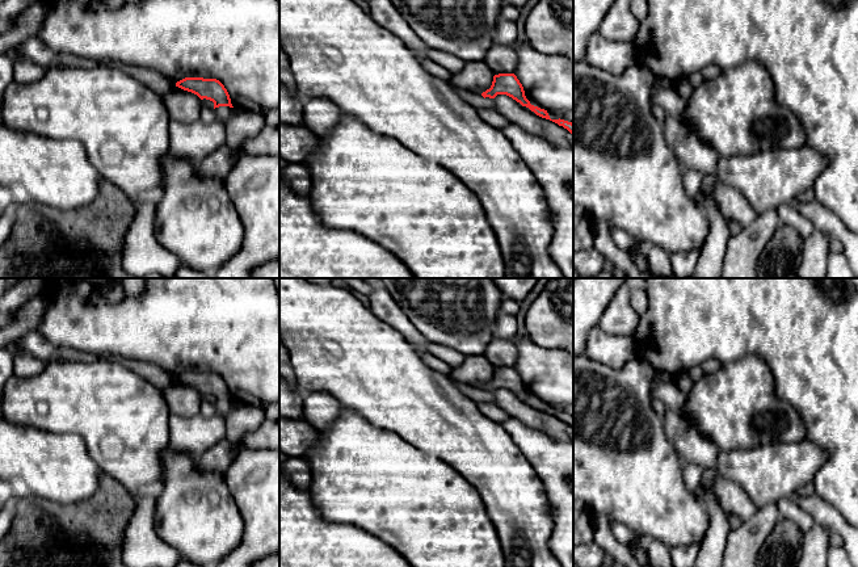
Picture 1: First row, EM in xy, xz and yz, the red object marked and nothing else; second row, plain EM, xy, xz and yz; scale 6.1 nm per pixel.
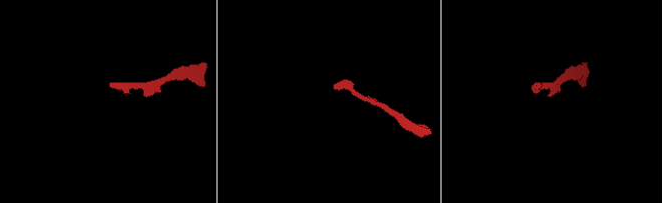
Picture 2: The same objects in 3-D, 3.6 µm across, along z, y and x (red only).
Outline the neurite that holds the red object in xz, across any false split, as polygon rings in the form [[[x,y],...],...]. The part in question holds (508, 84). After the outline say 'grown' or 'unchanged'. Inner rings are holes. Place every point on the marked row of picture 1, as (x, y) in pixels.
[[[499,74],[499,75],[495,75],[491,88],[481,93],[481,96],[484,98],[485,97],[495,98],[497,94],[506,94],[506,96],[512,97],[513,100],[520,102],[522,106],[529,108],[537,116],[539,116],[542,118],[546,118],[546,119],[550,119],[550,121],[558,123],[559,126],[563,126],[564,129],[567,129],[573,135],[573,123],[572,122],[568,122],[568,121],[564,121],[564,119],[560,119],[560,118],[559,119],[551,119],[548,113],[547,113],[547,110],[541,109],[541,108],[534,106],[534,105],[530,104],[530,101],[525,96],[525,91],[523,91],[522,84],[520,83],[520,80],[517,79],[517,76],[514,74]]]; unchanged

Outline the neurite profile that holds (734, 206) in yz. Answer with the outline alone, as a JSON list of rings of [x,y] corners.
[[[720,181],[714,185],[710,197],[728,224],[737,222],[745,227],[757,217],[743,193]]]

